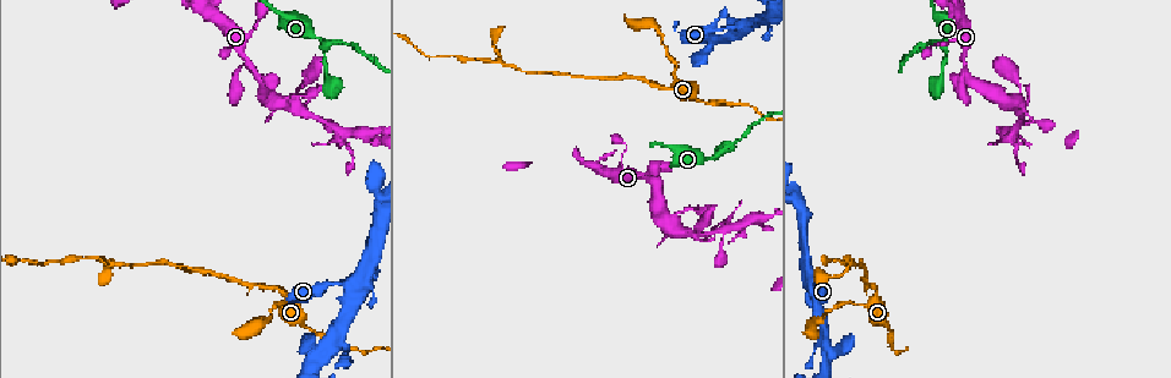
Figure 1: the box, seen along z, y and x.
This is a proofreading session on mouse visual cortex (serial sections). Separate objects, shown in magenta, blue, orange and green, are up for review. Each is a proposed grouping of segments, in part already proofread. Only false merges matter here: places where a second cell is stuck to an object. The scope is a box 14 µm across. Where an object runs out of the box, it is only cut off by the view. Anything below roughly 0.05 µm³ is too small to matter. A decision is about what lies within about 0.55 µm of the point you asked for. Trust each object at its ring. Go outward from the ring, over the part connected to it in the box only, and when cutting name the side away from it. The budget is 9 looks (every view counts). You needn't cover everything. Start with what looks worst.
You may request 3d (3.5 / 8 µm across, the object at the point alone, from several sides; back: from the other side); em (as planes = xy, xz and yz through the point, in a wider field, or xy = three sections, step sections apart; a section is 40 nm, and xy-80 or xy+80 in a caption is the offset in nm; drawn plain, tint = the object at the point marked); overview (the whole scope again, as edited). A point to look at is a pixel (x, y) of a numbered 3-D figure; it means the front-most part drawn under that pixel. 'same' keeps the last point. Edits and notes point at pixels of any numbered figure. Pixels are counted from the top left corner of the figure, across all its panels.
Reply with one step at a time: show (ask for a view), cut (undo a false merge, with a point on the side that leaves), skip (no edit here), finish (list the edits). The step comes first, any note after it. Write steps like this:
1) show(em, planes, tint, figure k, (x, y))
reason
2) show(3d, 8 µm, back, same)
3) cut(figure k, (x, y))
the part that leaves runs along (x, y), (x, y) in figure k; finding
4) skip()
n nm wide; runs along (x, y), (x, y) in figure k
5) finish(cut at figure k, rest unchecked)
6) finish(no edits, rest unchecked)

show(3d, 3.5 µm, back, figure 1, (965, 64))
thin neck

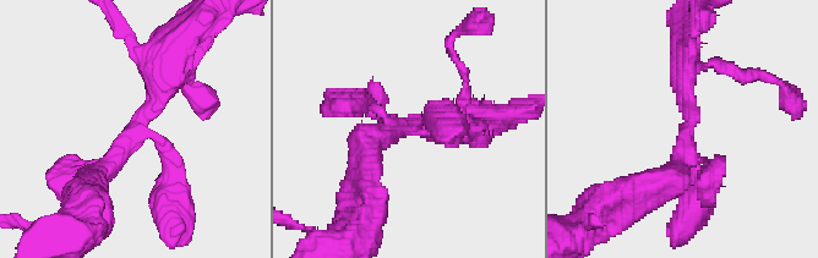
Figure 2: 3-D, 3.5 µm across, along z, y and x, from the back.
show(em, xy, step 5, tint, figure 2, (684, 124))
4 arms; arms of 150, 200, 300, 350 nm

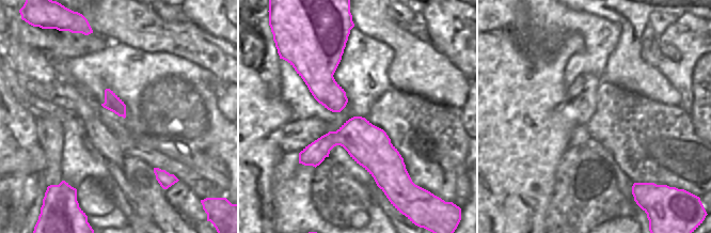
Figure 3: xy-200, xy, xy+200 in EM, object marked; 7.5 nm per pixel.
skip()
runs along (173, 59), (164, 93), (93, 186) in figure 2; continuous, no second cell

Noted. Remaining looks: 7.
show(3d, 8 µm, back, figure 1, (109, 261))
two arms in line, one across

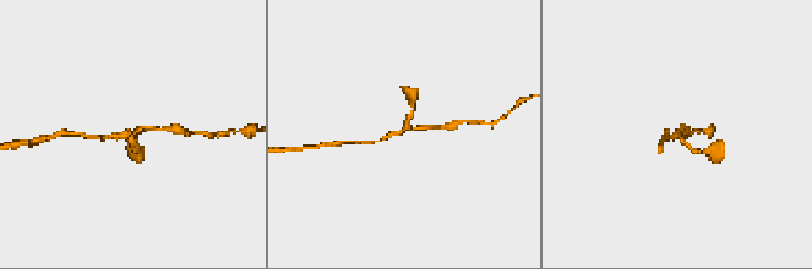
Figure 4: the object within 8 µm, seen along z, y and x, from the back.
show(3d, 3.5 µm, figure 4, (403, 131))
zoom in

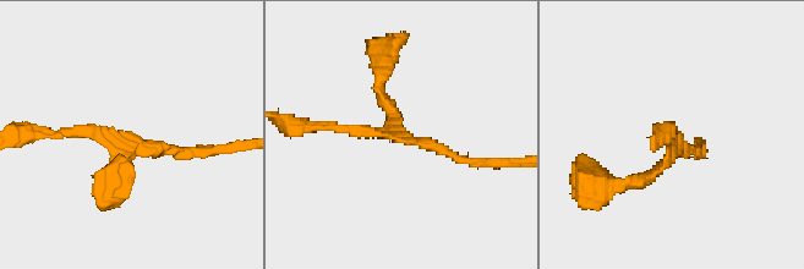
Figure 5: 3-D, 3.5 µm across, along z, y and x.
show(em, xy, step 2, tint, figure 5, (400, 140))
need the tissue

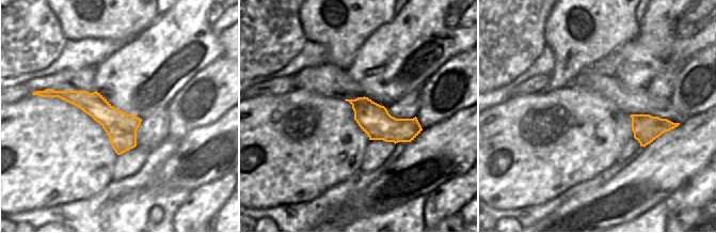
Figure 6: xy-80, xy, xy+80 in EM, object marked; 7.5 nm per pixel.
skip()
arms of 150, 150, 150 nm; runs along (479, 163), (403, 138), (381, 78) in figure 5; continuous, no second cell

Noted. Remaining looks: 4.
show(3d, 3.5 µm, figure 1, (714, 157))
thin neck

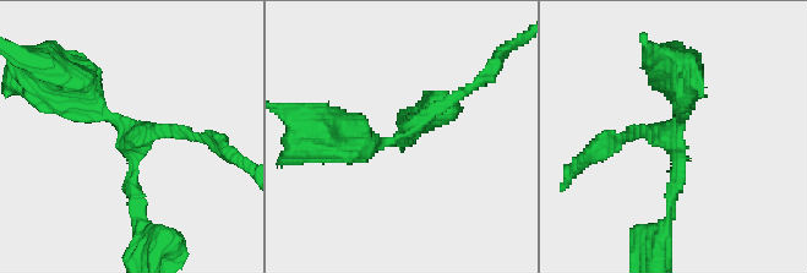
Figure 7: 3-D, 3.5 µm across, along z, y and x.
show(em, xy, step 5, tint, figure 7, (674, 137))
3 arms; arms of 200, 200, 450 nm

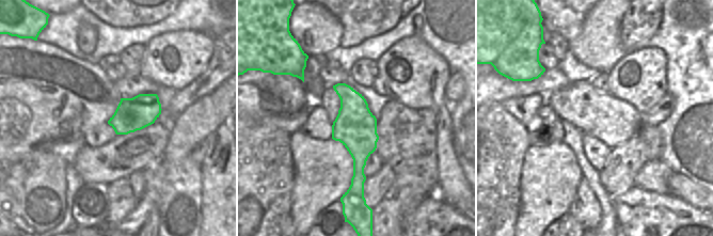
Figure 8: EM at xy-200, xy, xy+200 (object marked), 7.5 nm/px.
skip()
runs along (64, 86), (129, 135), (140, 213) in figure 7; all the same cell

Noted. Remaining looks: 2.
show(3d, 3.5 µm, figure 1, (311, 330))
calibre changes

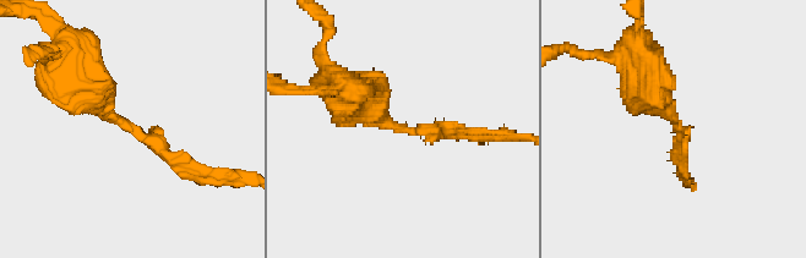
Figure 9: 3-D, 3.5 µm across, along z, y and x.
show(em, xy, step 5, tint, figure 9, (125, 122))

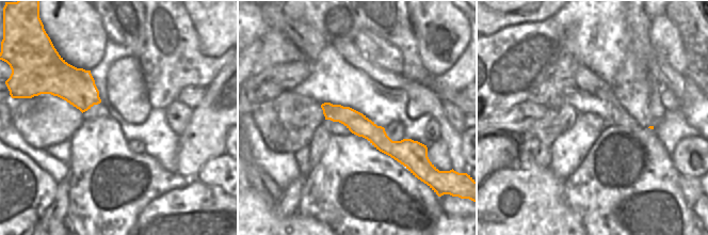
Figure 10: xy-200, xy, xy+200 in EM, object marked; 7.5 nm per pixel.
skip()
runs along (70, 76), (112, 117), (194, 166) in figure 9; one cell here

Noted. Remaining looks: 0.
finish(no edits, rest unchecked)

